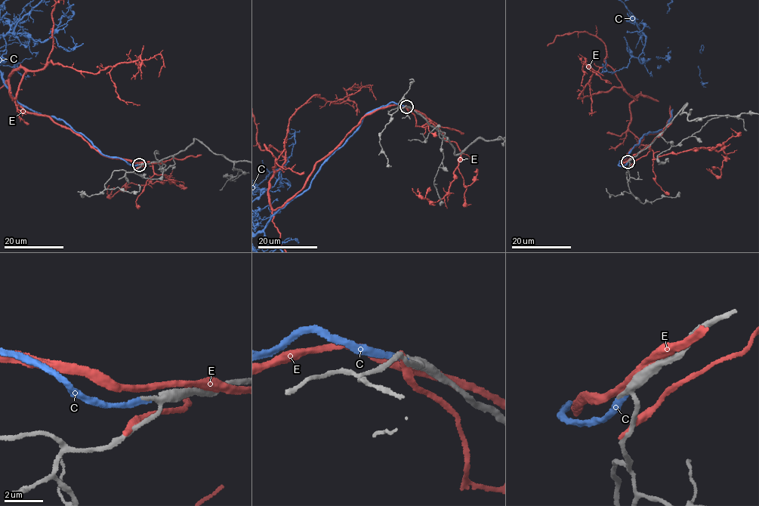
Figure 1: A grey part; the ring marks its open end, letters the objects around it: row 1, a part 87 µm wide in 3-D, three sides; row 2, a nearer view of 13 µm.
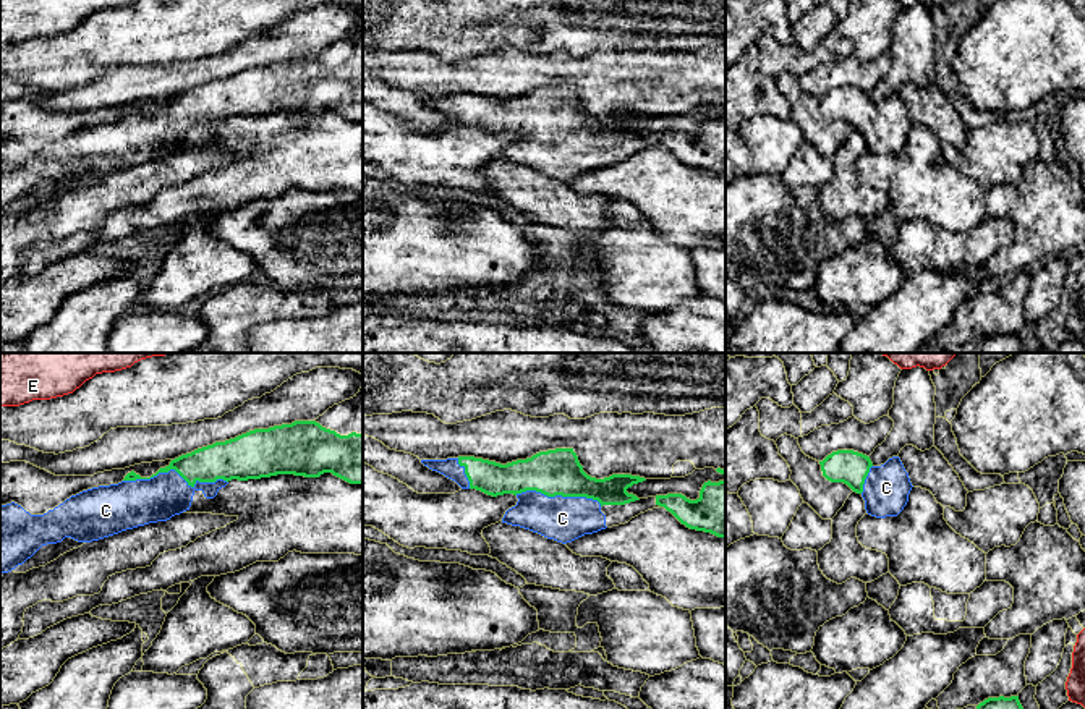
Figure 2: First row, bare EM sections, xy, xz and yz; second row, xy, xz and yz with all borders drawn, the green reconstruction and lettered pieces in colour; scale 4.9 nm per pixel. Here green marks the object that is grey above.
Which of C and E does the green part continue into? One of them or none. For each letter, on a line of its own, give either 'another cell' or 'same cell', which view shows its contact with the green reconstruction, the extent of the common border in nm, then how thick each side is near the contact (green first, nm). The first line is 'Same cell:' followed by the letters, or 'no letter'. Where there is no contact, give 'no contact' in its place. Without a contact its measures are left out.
Same cell: C
C: same cell; meets green in xy; contact 500 nm long; 190 nm thick on the green side, 220 nm on the other
E: another cell; no contact

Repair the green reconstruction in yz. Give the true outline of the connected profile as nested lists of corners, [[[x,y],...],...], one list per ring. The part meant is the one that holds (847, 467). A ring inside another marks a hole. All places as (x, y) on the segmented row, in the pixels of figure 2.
[[[837,450],[819,461],[823,476],[844,482],[865,500],[865,510],[876,518],[897,516],[908,502],[912,482],[899,456],[874,466],[870,456]]]

